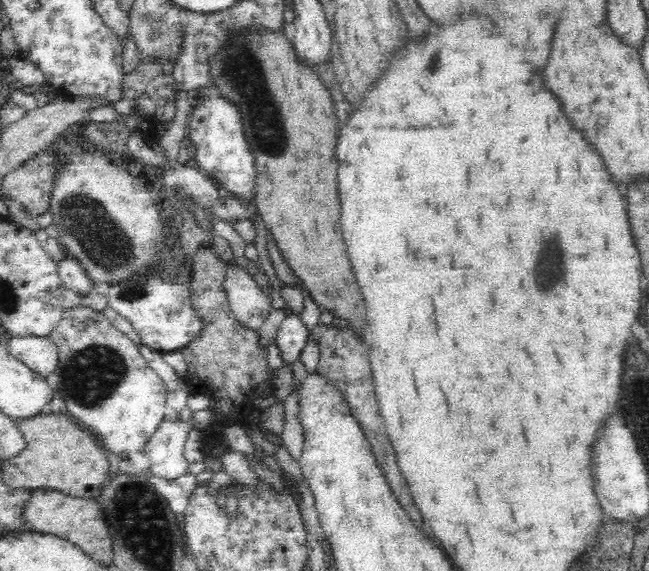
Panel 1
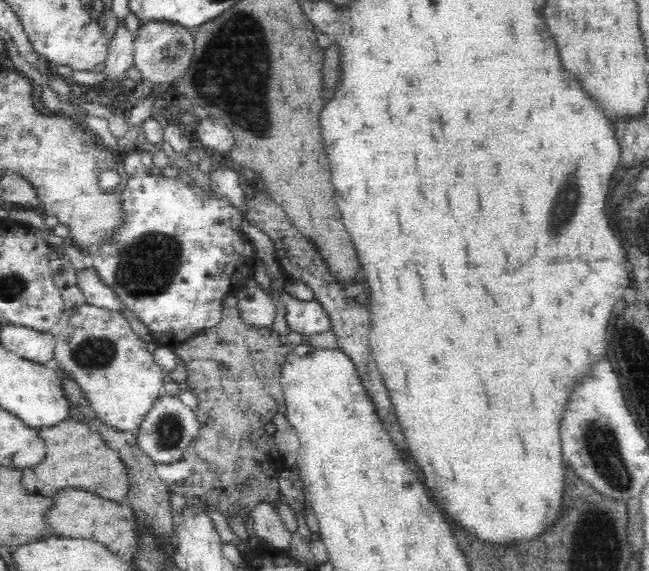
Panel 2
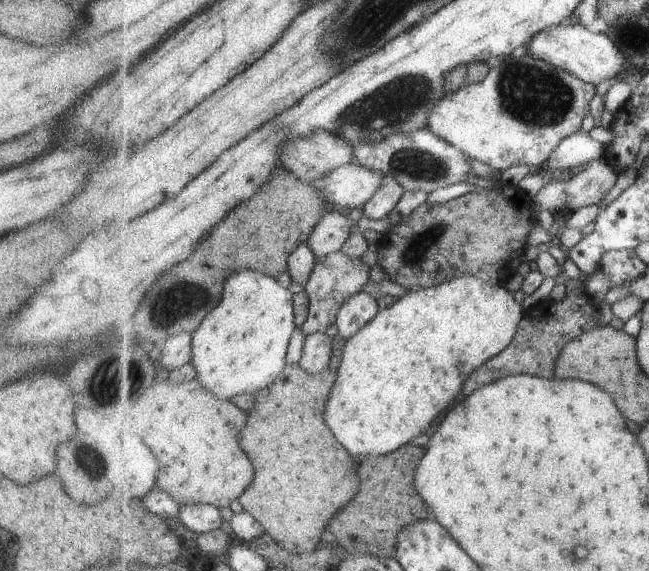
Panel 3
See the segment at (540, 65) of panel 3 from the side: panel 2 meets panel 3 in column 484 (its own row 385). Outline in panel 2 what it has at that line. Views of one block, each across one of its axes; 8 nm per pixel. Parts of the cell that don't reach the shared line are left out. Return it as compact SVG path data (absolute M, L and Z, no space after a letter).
M88 303L64 309L59 321L49 330L55 338L53 360L80 384L92 411L114 429L136 433L141 418L150 410L153 400L163 393L165 374L146 349L146 342L138 337L130 322L120 312L109 311Z

